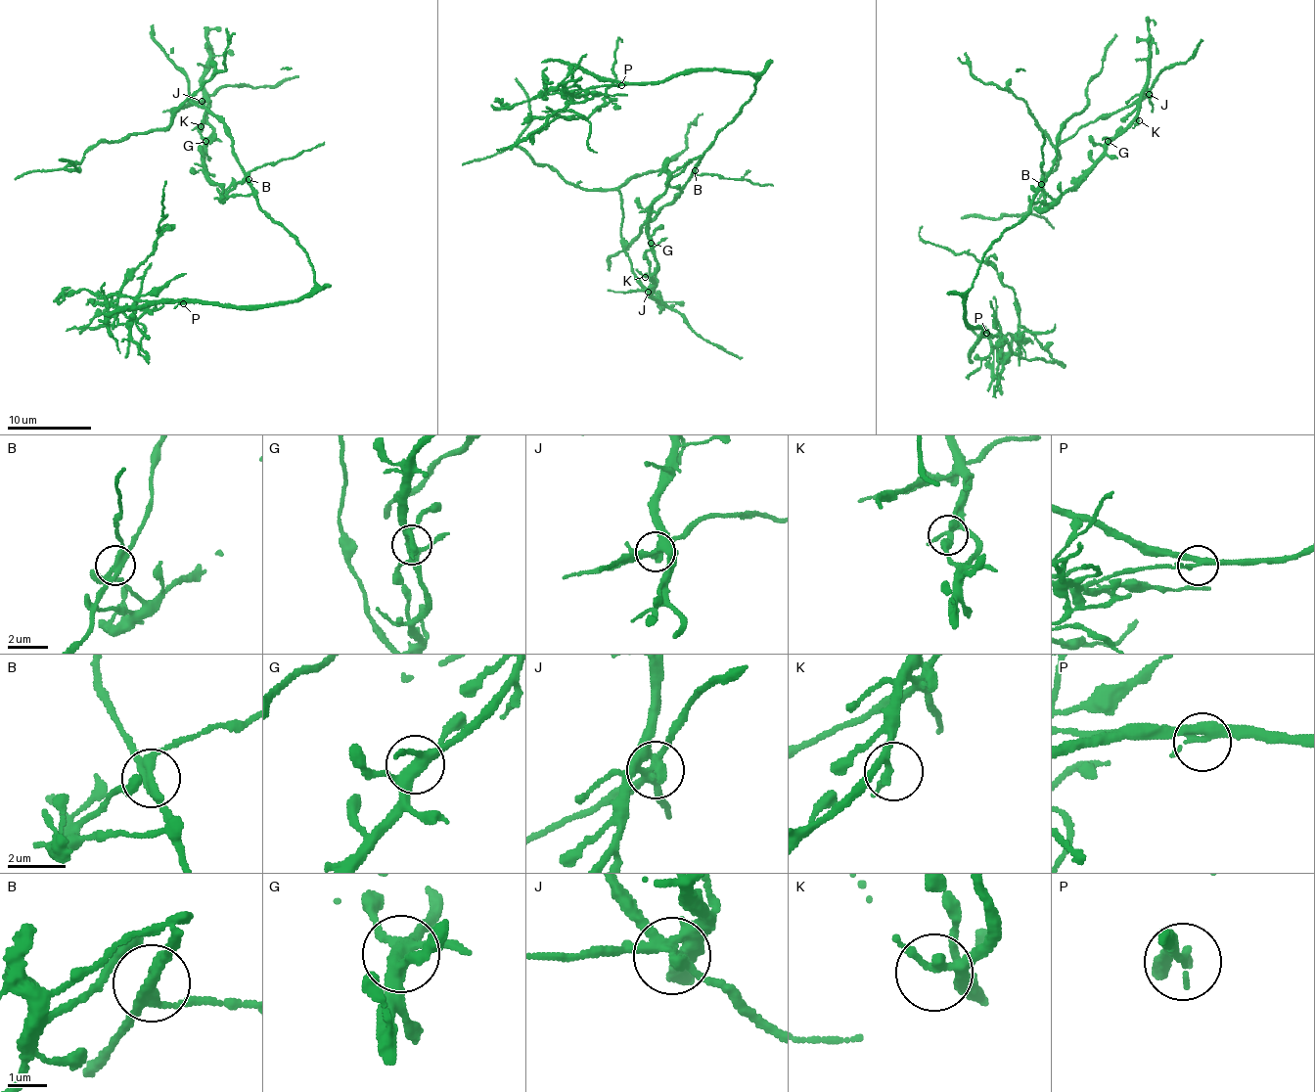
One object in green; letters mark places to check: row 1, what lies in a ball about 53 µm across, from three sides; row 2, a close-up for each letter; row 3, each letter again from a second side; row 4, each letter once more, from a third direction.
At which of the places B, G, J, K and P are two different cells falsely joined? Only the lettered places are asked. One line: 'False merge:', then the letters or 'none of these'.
False merge: B, J, P

